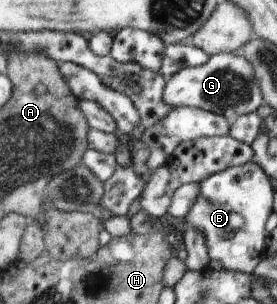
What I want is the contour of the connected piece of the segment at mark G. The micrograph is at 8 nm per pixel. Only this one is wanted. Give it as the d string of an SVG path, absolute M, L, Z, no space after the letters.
M219 53L208 57L205 64L178 70L163 87L161 100L171 108L199 107L223 115L230 124L237 116L253 112L261 104L261 90L255 78L254 66L237 53Z

